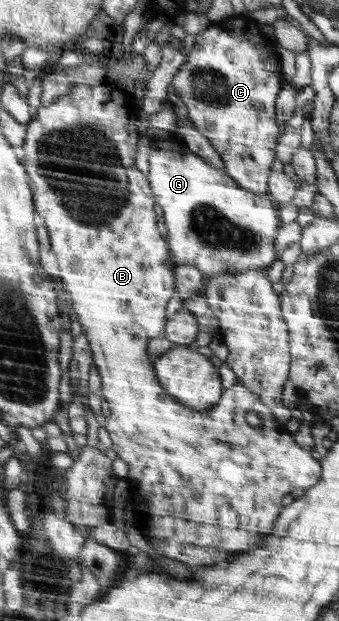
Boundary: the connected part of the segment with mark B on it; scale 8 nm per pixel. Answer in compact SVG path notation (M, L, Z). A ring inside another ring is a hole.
M118 84L78 85L74 91L59 98L52 106L42 108L36 118L31 121L28 125L23 158L29 169L29 176L35 183L38 212L46 219L47 227L51 232L53 251L59 258L58 273L73 300L73 309L90 342L95 364L103 376L104 398L111 407L111 415L107 418L106 428L113 440L113 450L128 464L128 482L132 481L136 488L134 494L136 494L136 506L138 506L136 510L140 514L136 517L139 520L139 531L150 542L150 546L153 546L154 552L164 558L172 558L191 567L218 564L218 562L224 562L226 566L226 562L234 558L234 554L260 548L264 538L272 532L274 520L278 518L280 510L286 506L286 494L294 494L294 490L310 490L310 486L314 486L322 478L322 458L314 458L314 454L310 454L310 450L306 450L306 446L302 446L302 442L294 438L294 430L278 422L273 411L261 401L258 394L254 394L254 391L240 382L222 393L222 402L218 401L218 406L214 405L212 412L196 412L192 408L178 404L157 378L154 362L149 358L148 342L153 338L162 338L165 334L166 322L170 321L170 299L174 298L177 291L174 288L174 268L179 264L174 260L174 255L170 250L170 239L166 237L166 234L162 234L164 220L162 214L158 214L158 203L154 197L157 194L153 194L153 187L146 170L138 169L138 150L142 150L142 130L138 130L139 111L140 105L132 98L132 92L120 88ZM248 412L256 412L260 420L264 420L262 430L258 430L260 427L254 428L246 423L244 416Z

